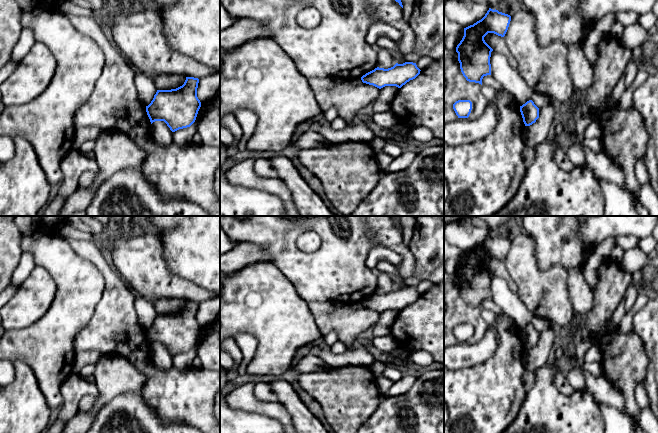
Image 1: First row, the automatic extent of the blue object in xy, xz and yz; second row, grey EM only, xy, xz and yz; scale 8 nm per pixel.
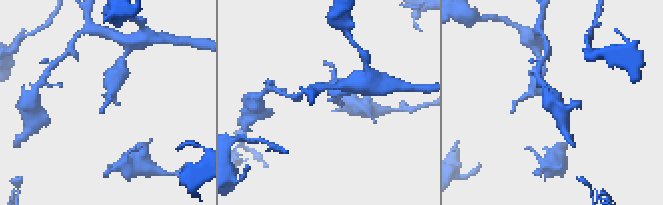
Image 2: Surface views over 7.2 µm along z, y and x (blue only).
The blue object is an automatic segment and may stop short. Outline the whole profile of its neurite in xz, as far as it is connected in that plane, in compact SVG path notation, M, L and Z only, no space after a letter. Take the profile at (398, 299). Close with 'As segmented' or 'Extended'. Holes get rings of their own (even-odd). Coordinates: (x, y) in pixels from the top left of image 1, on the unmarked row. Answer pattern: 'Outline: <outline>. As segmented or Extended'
Outline: M405 286L396 287L393 291L375 292L361 301L363 307L373 309L379 313L385 310L396 310L401 312L410 304L415 303L420 298L420 293L416 287Z. As segmented

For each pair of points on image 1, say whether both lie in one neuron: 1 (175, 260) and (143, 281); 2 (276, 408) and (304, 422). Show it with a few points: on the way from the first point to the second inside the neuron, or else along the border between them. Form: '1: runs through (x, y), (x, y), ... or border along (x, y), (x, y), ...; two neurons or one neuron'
1: border along (160, 243), (166, 266), (173, 273), (186, 279); two neurons
2: border along (278, 401), (284, 407), (292, 422); two neurons

